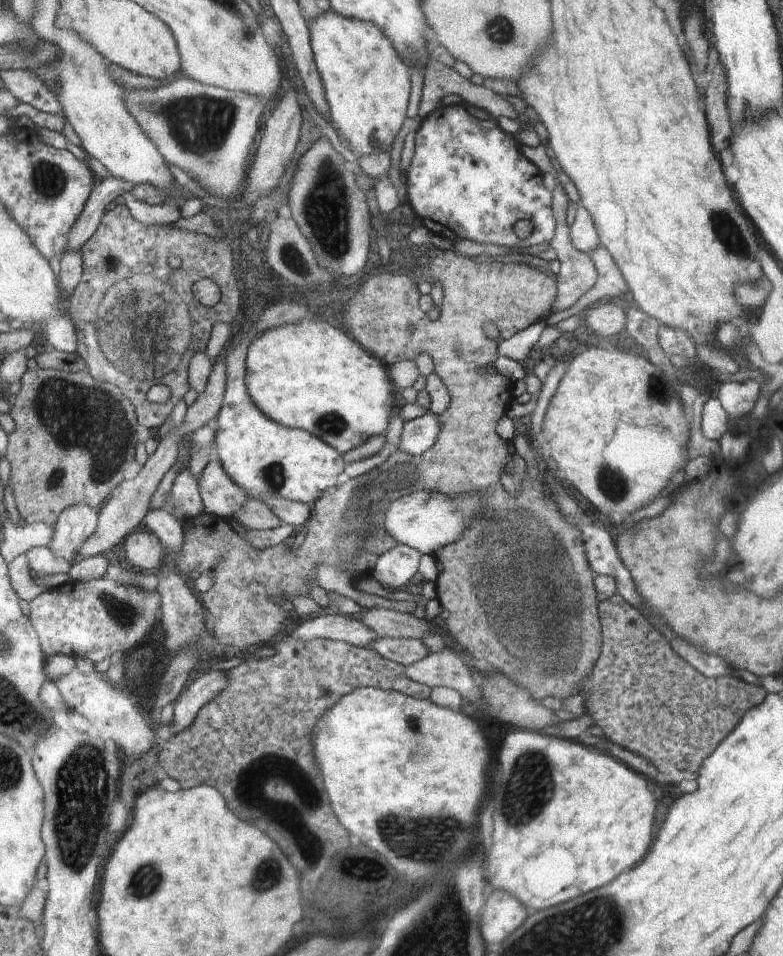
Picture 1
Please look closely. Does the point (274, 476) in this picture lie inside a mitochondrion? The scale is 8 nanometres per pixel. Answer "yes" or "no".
yes

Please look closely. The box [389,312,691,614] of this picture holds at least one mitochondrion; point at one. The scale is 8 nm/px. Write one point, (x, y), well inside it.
(616, 488)

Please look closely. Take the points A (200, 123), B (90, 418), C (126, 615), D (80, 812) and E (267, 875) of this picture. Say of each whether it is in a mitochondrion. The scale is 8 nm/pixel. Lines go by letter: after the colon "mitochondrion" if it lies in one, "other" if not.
A: mitochondrion
B: mitochondrion
C: mitochondrion
D: mitochondrion
E: mitochondrion

